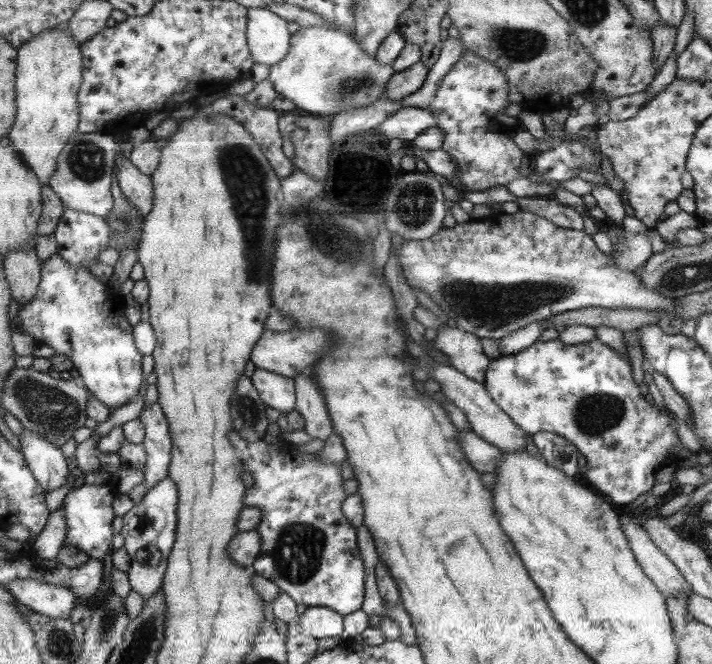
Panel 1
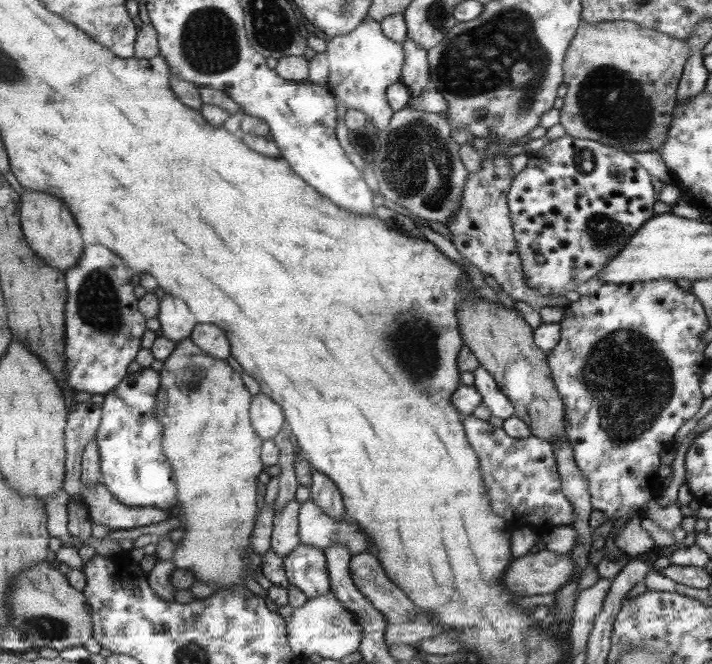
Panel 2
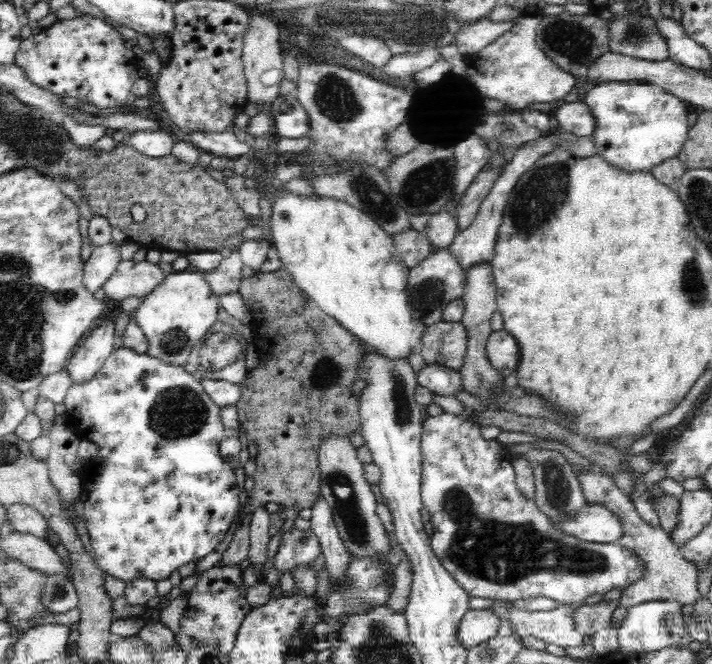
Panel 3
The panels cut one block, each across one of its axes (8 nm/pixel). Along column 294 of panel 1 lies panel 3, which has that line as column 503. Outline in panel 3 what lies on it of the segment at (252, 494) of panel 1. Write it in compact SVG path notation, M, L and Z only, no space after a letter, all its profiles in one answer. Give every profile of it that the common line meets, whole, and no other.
M444 411L438 416L429 417L427 415L427 419L422 424L421 457L421 501L423 508L426 508L430 514L430 524L433 528L432 535L429 536L430 546L438 560L441 561L442 566L452 574L454 580L465 589L470 597L492 598L502 602L520 603L526 598L544 596L555 600L559 605L579 604L588 596L592 596L592 594L604 595L606 592L614 590L614 588L623 591L630 584L634 584L636 580L642 578L642 574L644 574L642 559L634 551L622 547L619 542L610 544L584 542L555 528L547 516L542 514L542 511L535 505L535 502L520 493L520 489L515 483L515 472L509 446L499 443L496 439L484 439L480 435L480 426L476 425L472 420L468 421L468 419L464 419L460 415L456 416Z

